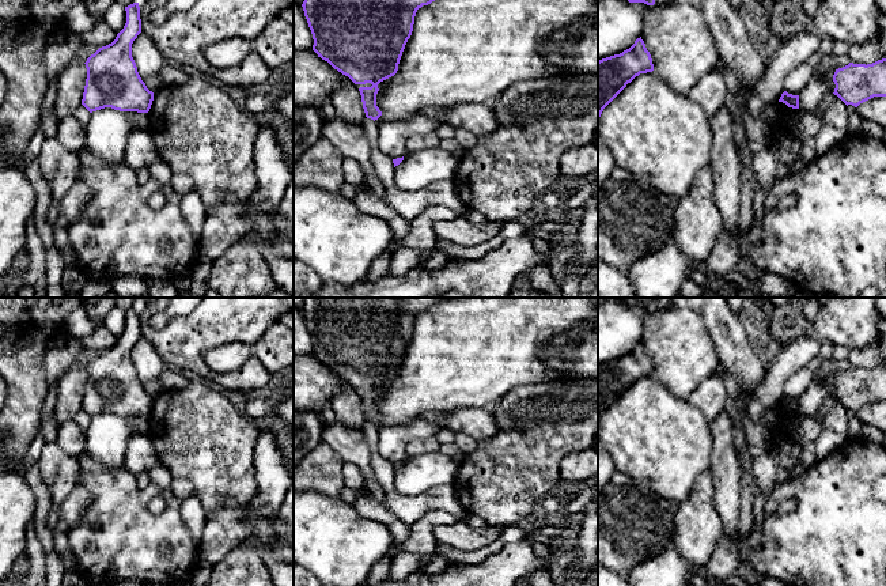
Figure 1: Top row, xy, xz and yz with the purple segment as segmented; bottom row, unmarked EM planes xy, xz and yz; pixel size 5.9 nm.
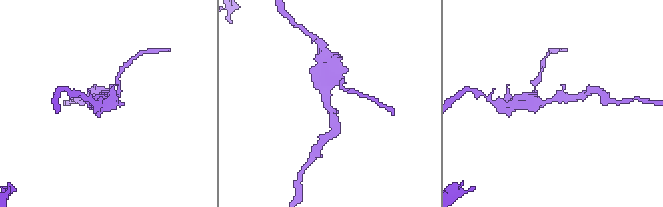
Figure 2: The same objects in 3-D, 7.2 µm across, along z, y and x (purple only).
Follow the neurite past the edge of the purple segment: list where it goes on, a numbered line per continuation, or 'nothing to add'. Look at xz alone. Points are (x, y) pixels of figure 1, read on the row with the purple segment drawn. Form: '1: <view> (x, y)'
nothing to add

